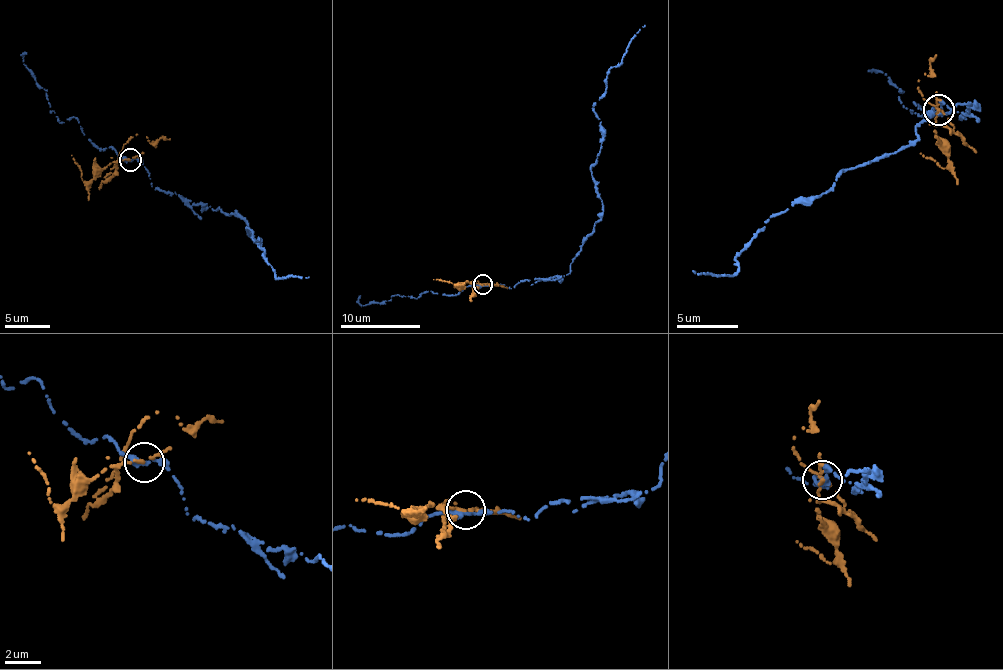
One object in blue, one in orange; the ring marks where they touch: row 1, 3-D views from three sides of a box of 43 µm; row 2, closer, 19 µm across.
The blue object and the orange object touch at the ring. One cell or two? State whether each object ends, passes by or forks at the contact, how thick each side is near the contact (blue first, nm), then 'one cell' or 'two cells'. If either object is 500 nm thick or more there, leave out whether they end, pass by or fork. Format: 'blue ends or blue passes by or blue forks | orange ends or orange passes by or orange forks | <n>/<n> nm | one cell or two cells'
blue passes by | orange passes by | 240/180 nm | two cells

